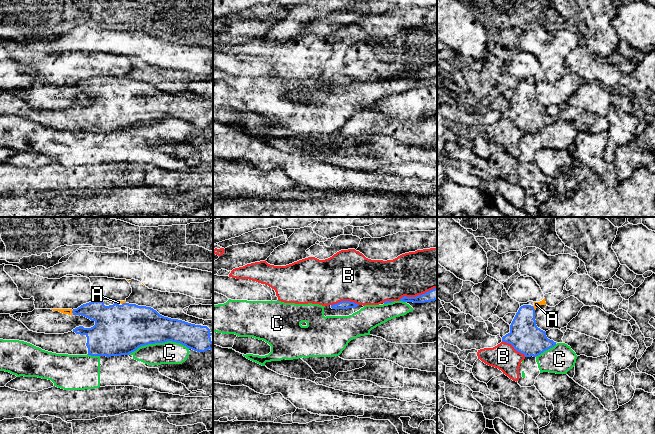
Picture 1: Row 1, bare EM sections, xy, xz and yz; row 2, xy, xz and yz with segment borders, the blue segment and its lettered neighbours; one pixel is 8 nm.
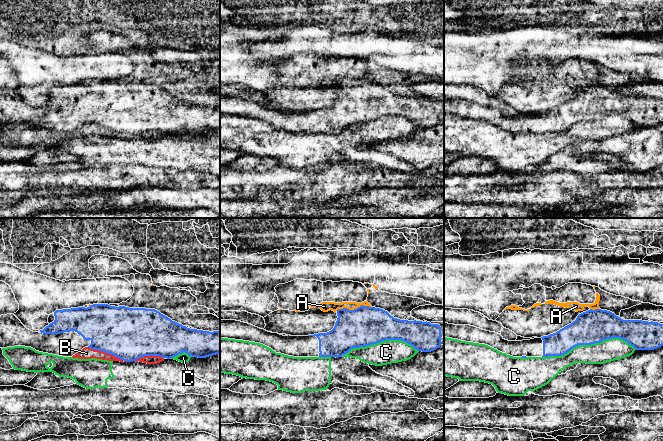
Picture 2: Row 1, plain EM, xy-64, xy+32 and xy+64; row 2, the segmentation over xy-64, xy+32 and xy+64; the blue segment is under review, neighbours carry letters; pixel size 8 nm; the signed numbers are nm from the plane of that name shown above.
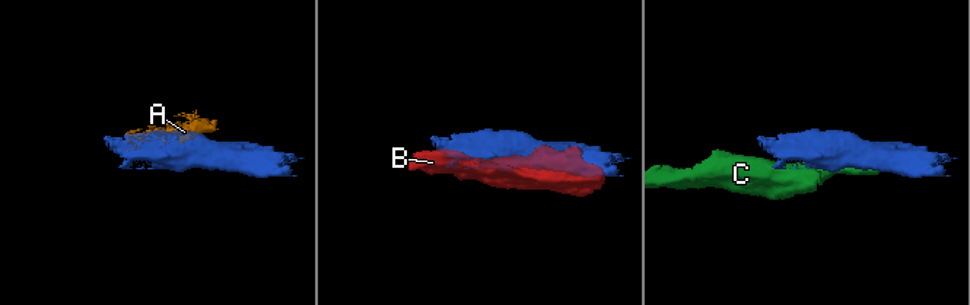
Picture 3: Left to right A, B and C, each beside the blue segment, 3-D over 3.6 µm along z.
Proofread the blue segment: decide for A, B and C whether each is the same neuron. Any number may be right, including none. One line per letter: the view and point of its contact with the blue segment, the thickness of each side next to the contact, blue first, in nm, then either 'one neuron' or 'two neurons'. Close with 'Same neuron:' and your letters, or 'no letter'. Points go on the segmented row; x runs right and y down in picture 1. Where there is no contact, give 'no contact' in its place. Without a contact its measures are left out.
A: xy (72, 312) | 160/50 nm | two neurons
B: xz (418, 295) | 100/360 nm | two neurons
C: xy (158, 342) | 340/180 nm | two neurons
Same neuron: no letter

